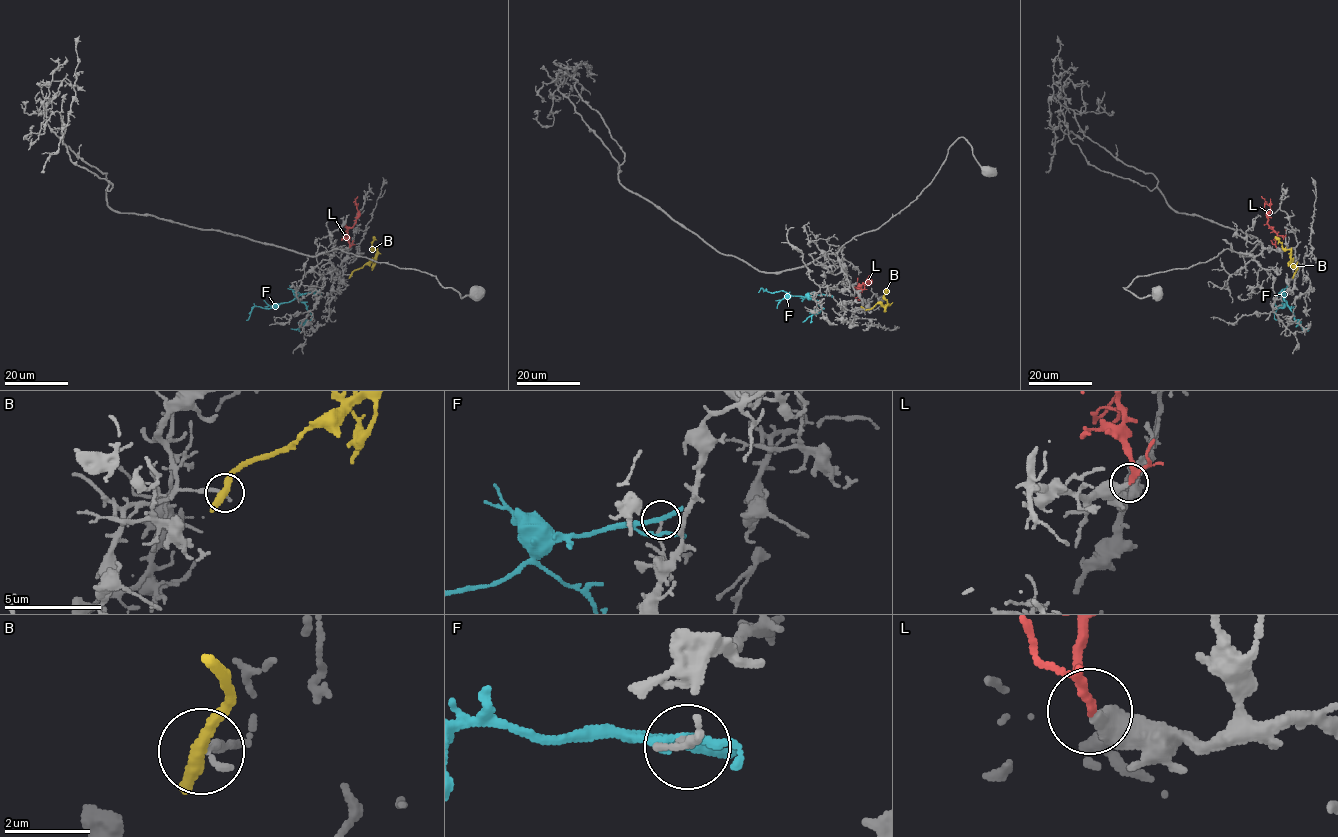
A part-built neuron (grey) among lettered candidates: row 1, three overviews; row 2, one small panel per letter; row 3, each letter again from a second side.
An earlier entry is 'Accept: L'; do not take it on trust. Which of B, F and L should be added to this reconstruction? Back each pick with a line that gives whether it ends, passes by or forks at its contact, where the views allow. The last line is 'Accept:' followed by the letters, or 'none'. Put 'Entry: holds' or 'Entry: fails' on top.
Entry: holds
L: it passes by
Accept: L

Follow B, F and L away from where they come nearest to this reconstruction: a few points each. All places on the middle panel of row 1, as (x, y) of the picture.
B: (863, 307), (867, 310), (877, 303), (889, 304), (884, 298), (886, 288)
F: (828, 296), (790, 296), (785, 292), (761, 288), (758, 292)
L: (861, 290), (859, 288), (870, 280), (867, 279), (869, 275)

